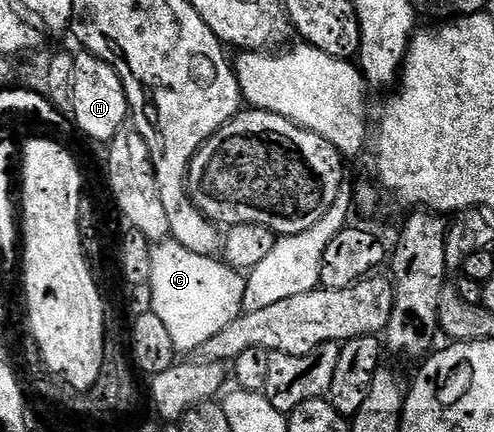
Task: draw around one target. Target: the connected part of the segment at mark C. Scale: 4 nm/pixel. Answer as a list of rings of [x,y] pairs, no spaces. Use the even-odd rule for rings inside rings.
[[[173,238],[161,242],[151,258],[149,308],[168,327],[178,353],[192,353],[242,315],[247,282],[240,271],[216,257],[195,254]]]

